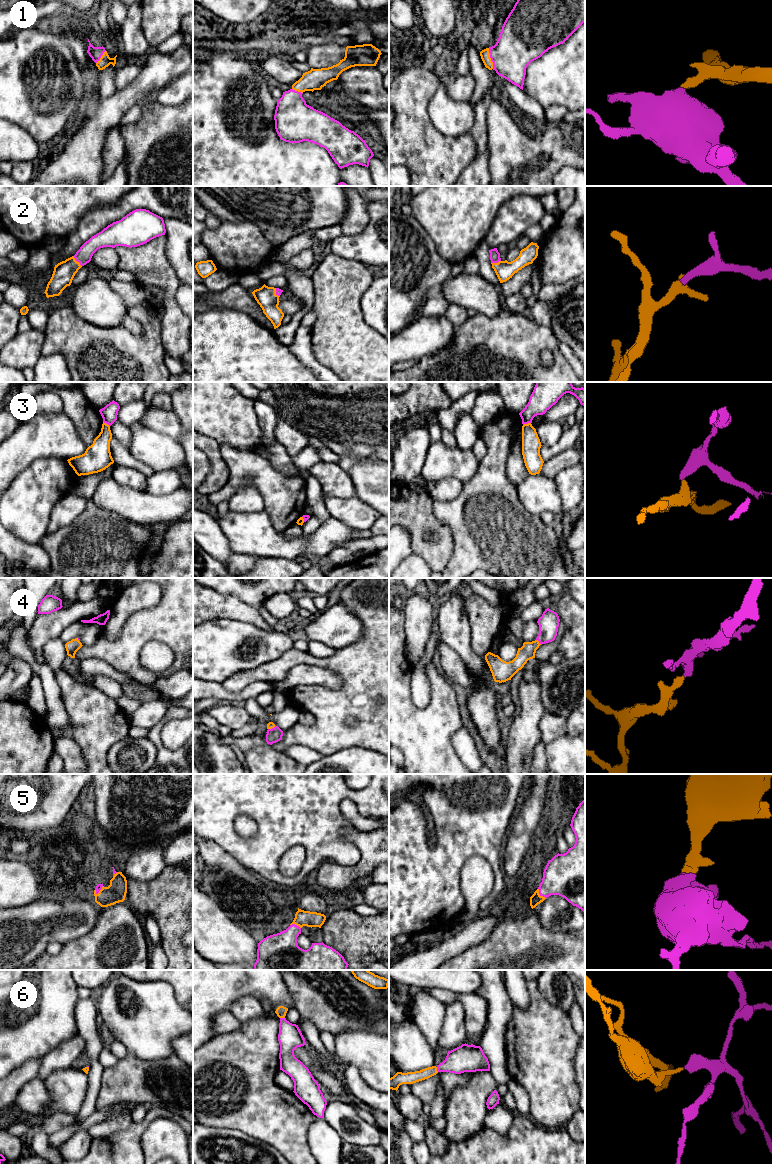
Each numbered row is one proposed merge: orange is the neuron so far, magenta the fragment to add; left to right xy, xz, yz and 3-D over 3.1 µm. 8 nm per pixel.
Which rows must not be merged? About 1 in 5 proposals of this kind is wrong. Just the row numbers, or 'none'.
3

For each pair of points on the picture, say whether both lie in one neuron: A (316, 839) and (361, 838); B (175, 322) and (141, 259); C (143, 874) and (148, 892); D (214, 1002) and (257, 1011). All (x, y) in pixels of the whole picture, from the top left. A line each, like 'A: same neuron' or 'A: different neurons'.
A: different neurons
B: same neuron
C: different neurons
D: different neurons

